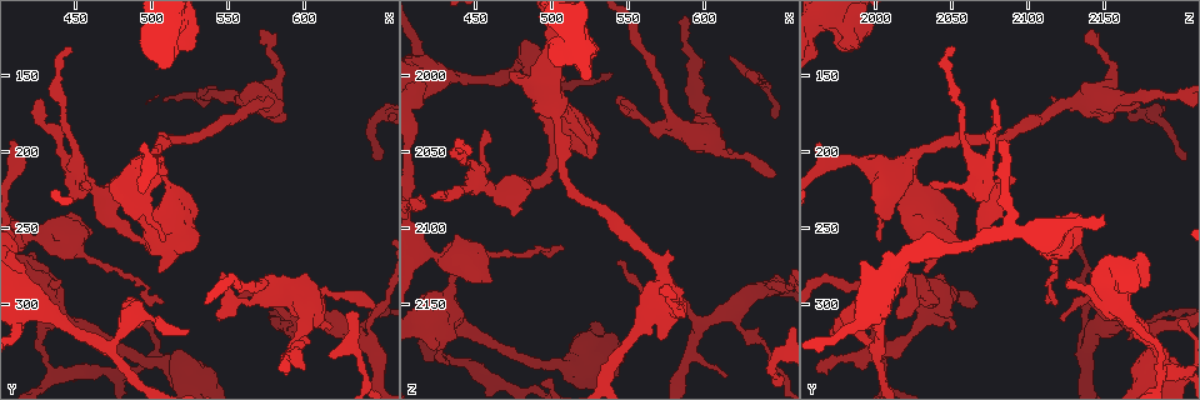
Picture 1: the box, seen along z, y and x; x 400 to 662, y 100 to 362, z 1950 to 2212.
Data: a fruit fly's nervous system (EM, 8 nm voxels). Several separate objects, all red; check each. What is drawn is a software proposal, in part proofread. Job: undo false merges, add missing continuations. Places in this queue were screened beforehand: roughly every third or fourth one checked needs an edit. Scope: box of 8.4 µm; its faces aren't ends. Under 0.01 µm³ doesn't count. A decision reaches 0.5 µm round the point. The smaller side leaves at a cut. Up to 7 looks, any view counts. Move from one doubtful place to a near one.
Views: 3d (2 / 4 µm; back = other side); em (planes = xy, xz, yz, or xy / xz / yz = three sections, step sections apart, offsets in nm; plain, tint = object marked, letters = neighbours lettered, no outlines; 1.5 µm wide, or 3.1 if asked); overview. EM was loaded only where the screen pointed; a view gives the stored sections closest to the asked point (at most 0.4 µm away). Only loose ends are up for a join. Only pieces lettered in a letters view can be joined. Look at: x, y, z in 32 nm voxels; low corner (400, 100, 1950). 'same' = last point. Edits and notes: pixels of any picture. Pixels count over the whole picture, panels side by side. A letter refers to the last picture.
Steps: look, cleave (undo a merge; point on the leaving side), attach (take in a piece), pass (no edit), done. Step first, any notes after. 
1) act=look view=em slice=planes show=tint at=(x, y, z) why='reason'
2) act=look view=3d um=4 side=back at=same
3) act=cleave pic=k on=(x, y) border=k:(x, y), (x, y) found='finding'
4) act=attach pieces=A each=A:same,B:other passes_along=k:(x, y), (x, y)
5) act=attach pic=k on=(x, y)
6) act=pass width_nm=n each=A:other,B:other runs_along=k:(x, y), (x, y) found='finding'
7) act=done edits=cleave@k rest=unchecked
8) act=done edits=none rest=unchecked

act=look view=3d um=2 side=back at=(492, 256, 2068)

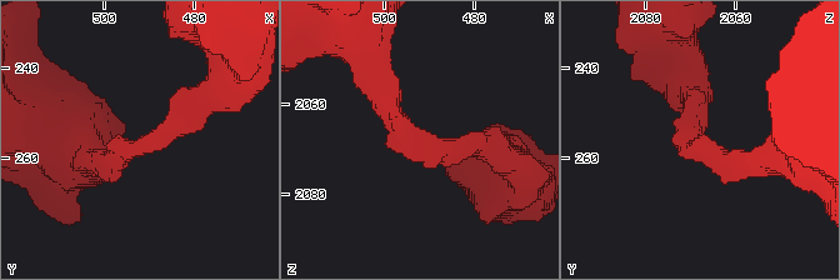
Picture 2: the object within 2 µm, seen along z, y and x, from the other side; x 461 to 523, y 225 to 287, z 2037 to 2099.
act=look view=em slice=planes show=tint at=(490, 257, 2069) why='need the tissue'

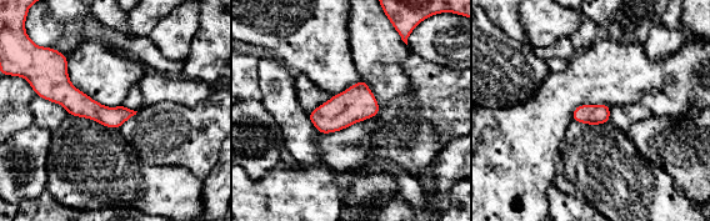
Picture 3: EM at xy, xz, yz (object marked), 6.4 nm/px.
act=look view=em slice=planes show=letters at=same why='see the neighbours'

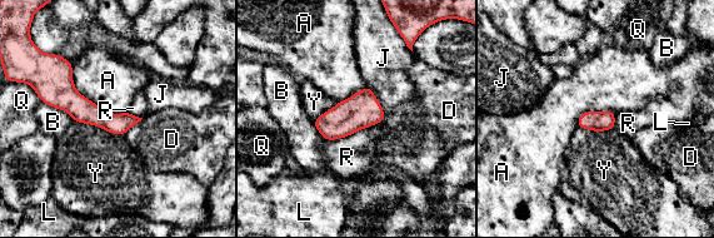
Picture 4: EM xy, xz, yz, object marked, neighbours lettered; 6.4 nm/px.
act=pass width_nm=130 each=A:other,B:other,D:other,J:other,L:other,Q:other,R:other,Y:other border=4:(74, 120), (94, 124), (123, 137) found='all the same neuron'

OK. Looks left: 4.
act=look view=3d um=4 at=(646, 300, 2064)

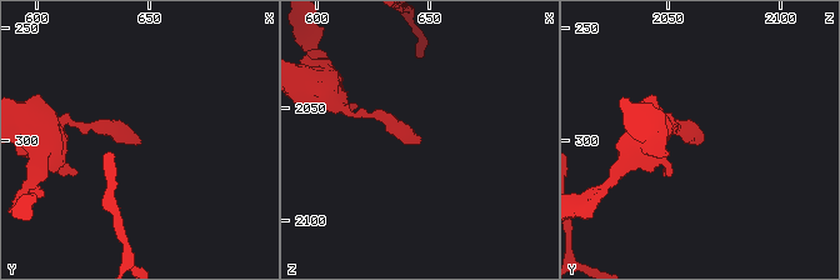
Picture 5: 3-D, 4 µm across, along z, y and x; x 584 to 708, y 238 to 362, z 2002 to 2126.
act=look view=em slice=planes show=letters at=(647, 301, 2064)

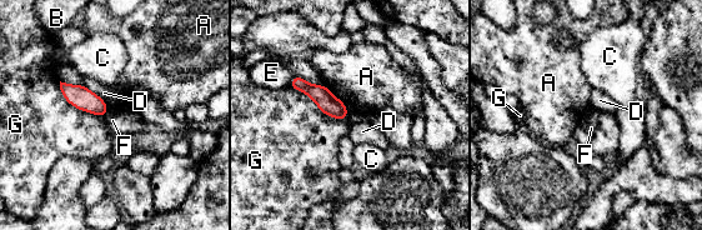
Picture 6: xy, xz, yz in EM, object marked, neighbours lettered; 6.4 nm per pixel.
act=pass each=A:other,B:other,C:other,D:other,E:other,F:other,G:other runs_along=6:(296, 79), (344, 116) found='none of them fits'

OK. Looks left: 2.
act=look view=em slice=planes show=letters at=(454, 220, 2034) why='tapers out'

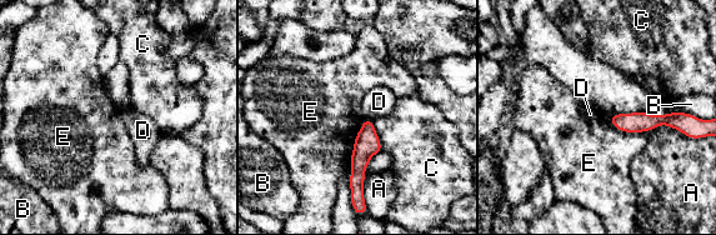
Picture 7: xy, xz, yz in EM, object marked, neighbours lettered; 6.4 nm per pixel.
act=pass each=A:other,B:other,C:other,D:other,E:other border=7:(607, 116), (620, 130), (650, 131) found='no lettered piece goes on from it'

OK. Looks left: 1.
act=done edits=none rest=unchecked

